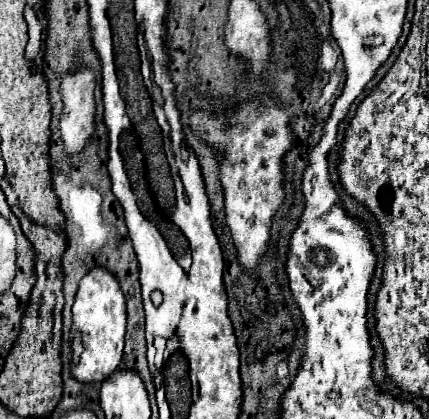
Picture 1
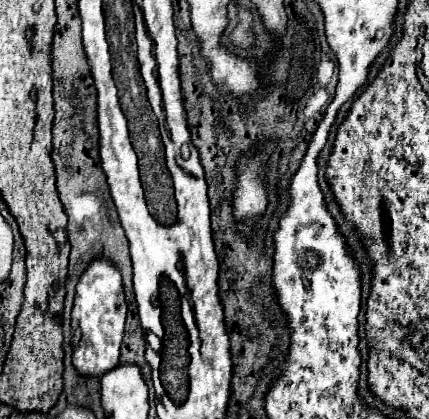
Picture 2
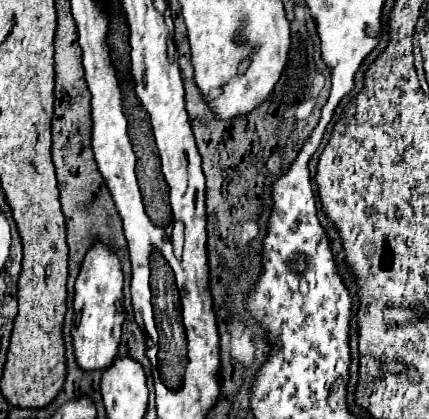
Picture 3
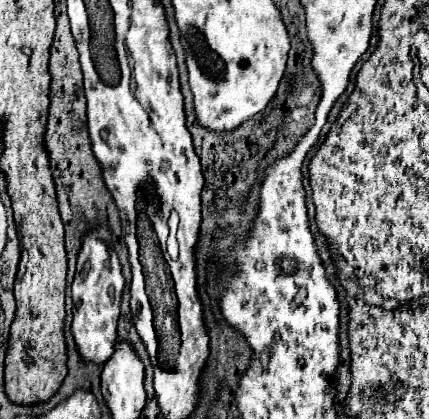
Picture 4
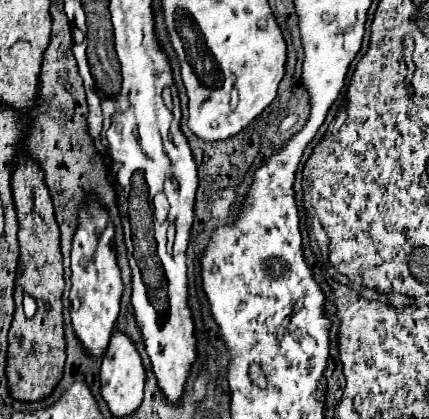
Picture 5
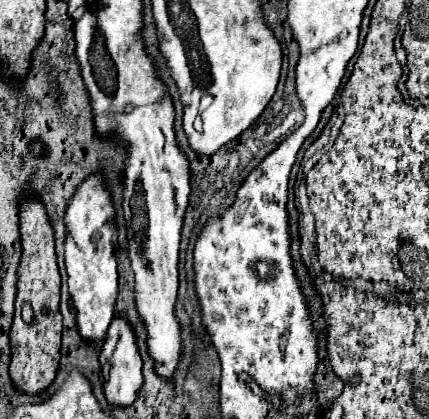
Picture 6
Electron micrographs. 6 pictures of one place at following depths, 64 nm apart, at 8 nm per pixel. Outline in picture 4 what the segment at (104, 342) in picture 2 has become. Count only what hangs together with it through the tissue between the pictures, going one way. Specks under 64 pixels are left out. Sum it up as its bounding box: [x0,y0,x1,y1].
[72,242,124,364]

